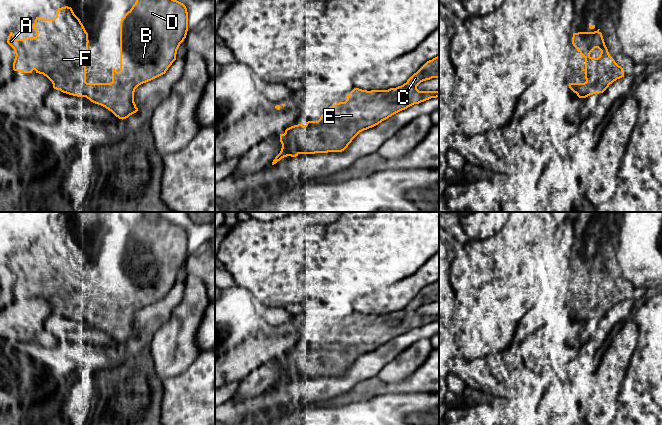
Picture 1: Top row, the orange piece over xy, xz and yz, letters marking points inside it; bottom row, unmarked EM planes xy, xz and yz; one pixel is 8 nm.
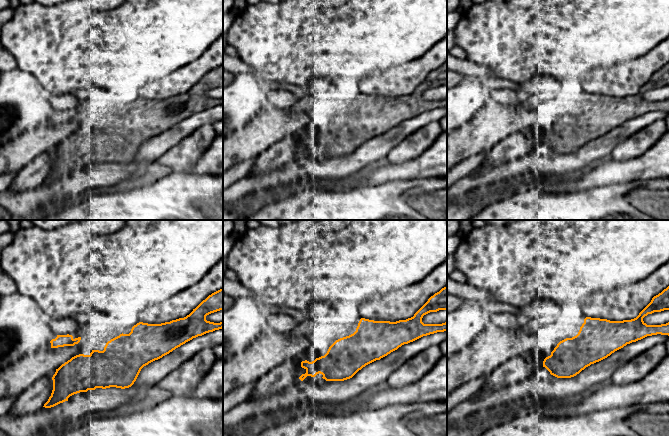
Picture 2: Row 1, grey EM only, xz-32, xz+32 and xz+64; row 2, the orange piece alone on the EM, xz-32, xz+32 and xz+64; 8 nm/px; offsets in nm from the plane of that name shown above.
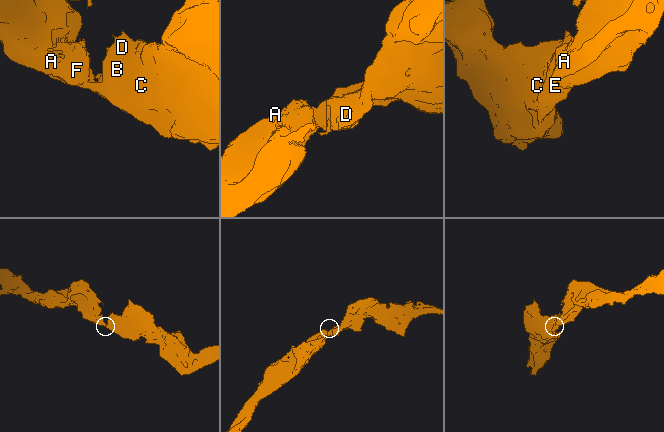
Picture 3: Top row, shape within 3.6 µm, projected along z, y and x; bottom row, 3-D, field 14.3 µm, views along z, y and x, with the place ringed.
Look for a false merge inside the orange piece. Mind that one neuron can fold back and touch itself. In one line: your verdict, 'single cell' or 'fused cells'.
single cell

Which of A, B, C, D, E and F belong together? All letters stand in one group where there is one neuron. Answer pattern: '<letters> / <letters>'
A B C D E F

